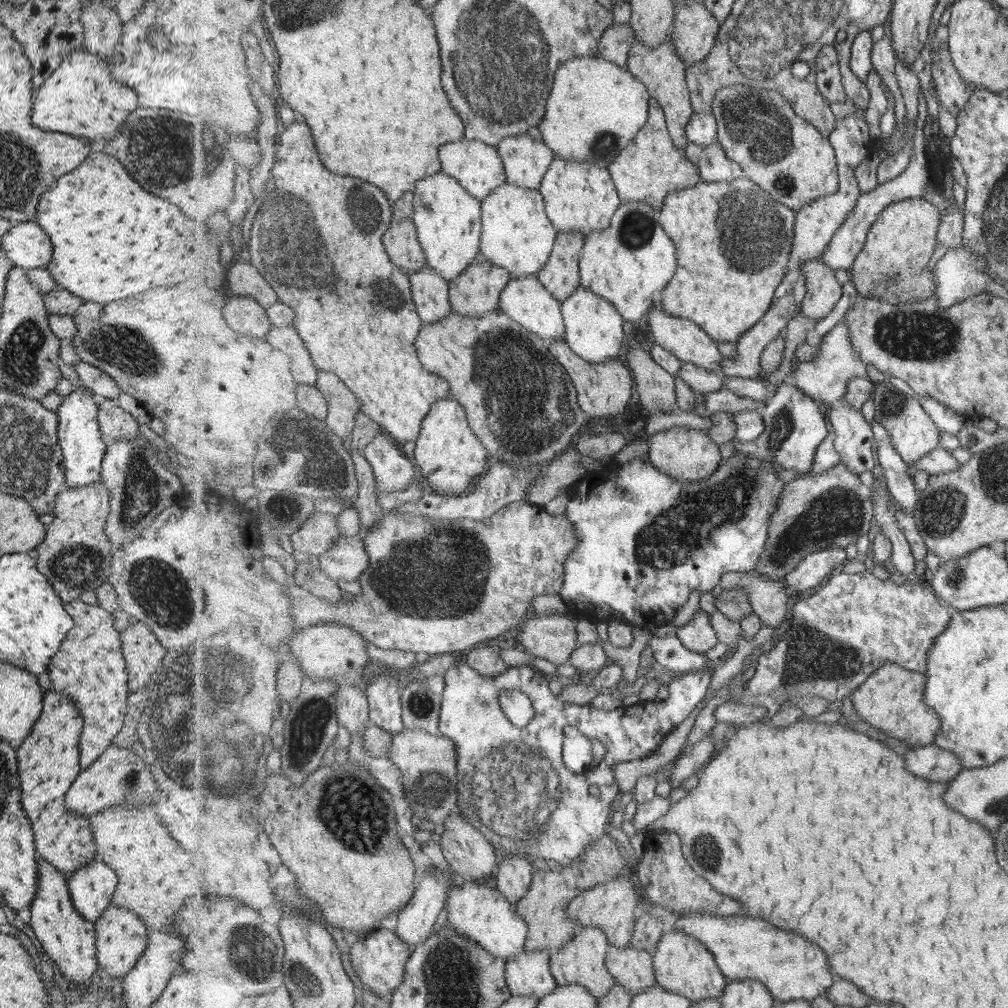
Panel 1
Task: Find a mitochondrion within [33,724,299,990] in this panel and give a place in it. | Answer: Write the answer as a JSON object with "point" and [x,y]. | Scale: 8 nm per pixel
{"point":[257,954]}

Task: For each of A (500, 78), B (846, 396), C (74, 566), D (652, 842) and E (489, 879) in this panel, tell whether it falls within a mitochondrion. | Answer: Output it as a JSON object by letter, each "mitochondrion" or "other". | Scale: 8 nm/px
{"A":"mitochondrion","B":"other","C":"mitochondrion","D":"other","E":"other"}

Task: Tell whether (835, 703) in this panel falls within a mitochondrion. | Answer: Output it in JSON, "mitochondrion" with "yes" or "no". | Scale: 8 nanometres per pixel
{"mitochondrion":"no"}

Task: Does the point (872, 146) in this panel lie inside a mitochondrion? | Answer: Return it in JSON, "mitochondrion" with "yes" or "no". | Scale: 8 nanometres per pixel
{"mitochondrion":"no"}

